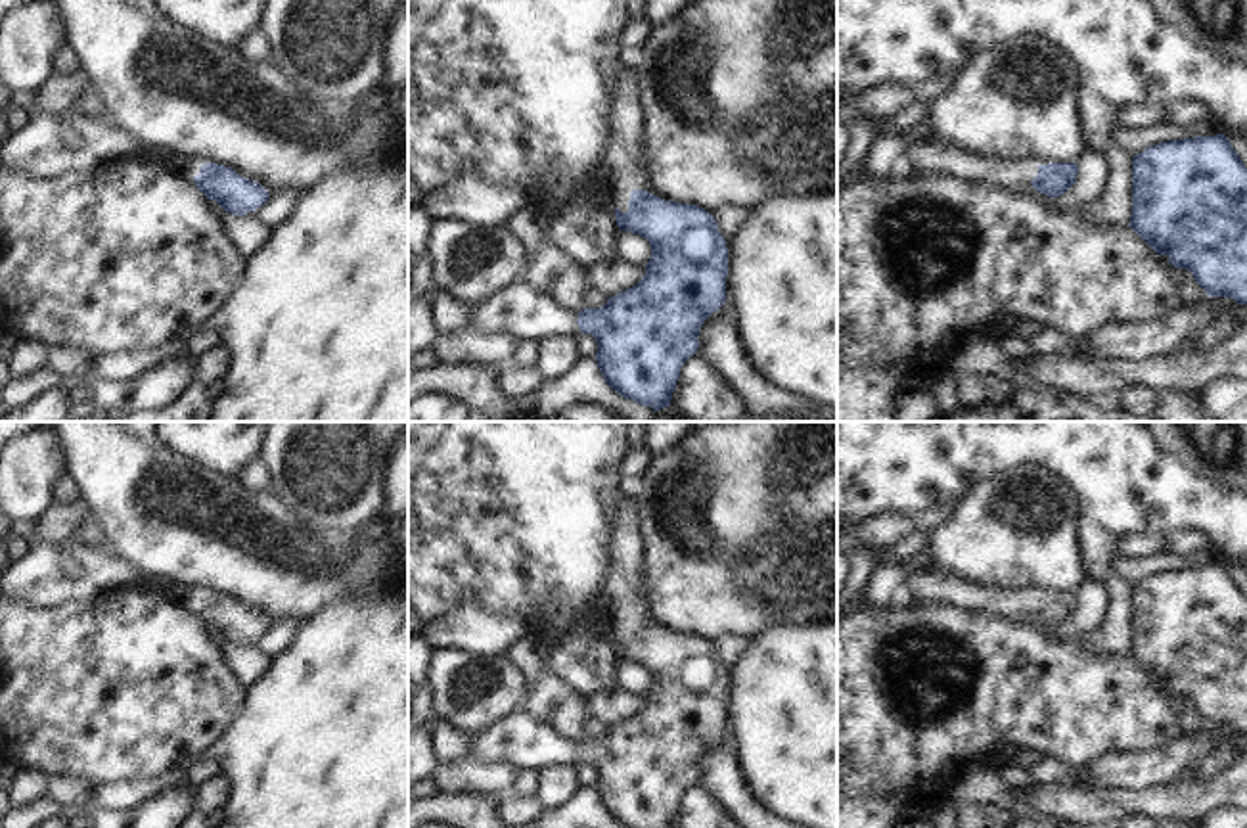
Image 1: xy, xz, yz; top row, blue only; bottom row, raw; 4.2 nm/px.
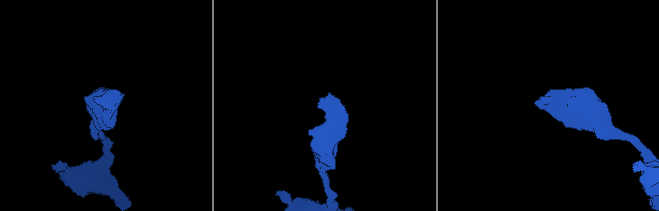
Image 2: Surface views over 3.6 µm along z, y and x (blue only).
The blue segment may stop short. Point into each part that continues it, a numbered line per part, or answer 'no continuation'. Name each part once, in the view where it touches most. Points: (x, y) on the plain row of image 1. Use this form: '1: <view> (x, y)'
1: xz (621, 593)
2: xz (518, 738)

